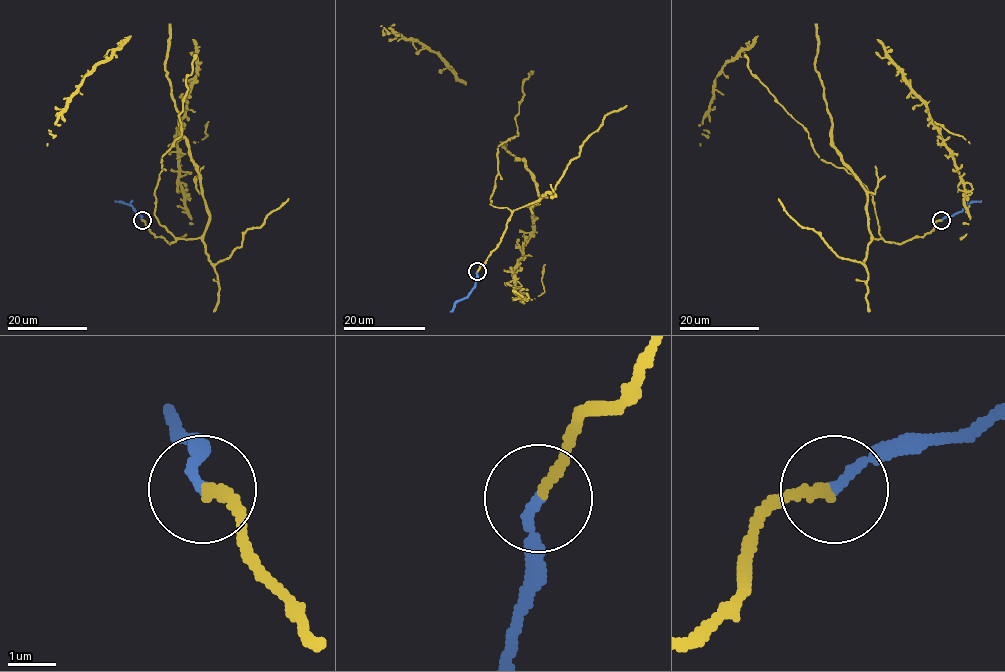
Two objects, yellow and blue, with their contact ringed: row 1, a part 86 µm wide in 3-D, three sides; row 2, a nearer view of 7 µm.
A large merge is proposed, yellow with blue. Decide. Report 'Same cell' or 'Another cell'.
Same cell

